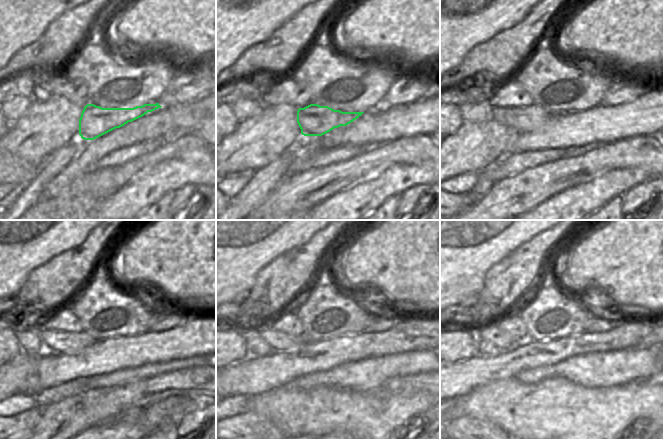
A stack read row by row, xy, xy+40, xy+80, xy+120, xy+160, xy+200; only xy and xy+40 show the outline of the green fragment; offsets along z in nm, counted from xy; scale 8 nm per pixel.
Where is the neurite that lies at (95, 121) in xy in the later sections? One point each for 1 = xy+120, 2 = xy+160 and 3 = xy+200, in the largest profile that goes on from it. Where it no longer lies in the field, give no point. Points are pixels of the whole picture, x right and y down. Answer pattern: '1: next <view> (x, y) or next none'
1: next xy+120 (56, 341)
2: next xy+160 (279, 341)
3: next xy+200 (503, 340)

